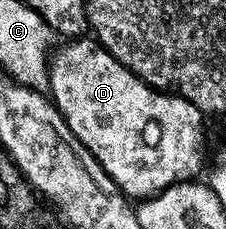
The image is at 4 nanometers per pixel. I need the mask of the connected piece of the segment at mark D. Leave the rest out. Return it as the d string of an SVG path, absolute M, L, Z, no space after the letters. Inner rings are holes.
M87 35L73 38L63 42L54 52L50 59L48 67L48 76L50 75L50 97L54 105L61 114L65 128L68 127L73 135L86 146L93 157L101 164L104 170L113 177L115 182L120 183L123 192L130 196L134 195L137 199L146 196L154 196L161 193L168 186L178 183L186 183L191 180L190 175L194 174L200 167L200 155L196 152L198 146L204 139L204 116L194 103L188 99L151 88L129 68L125 67L117 57L107 52L105 48L99 45L98 41ZM140 104L140 119L133 119L134 109ZM158 124L180 125L170 149L164 149L160 153L160 162L145 169L144 177L137 175L138 164L146 153L141 148L142 143L138 137L142 130L143 139L150 145L157 143L156 136L160 133Z

